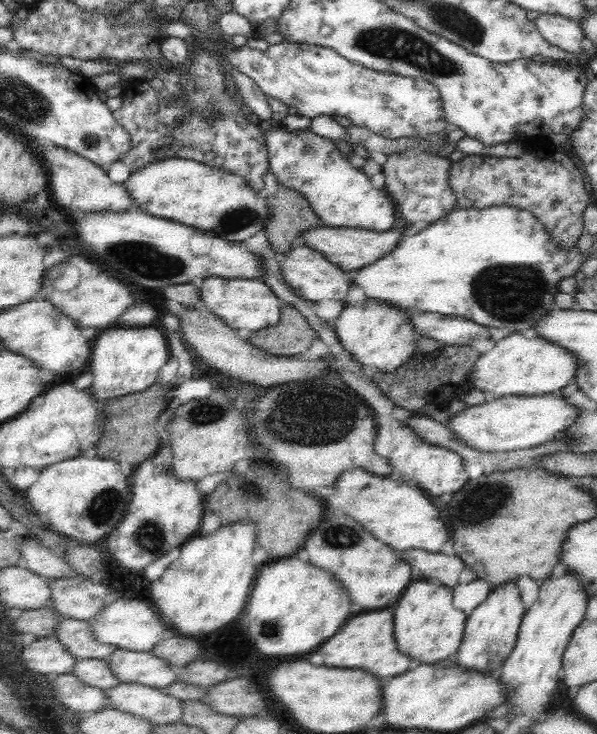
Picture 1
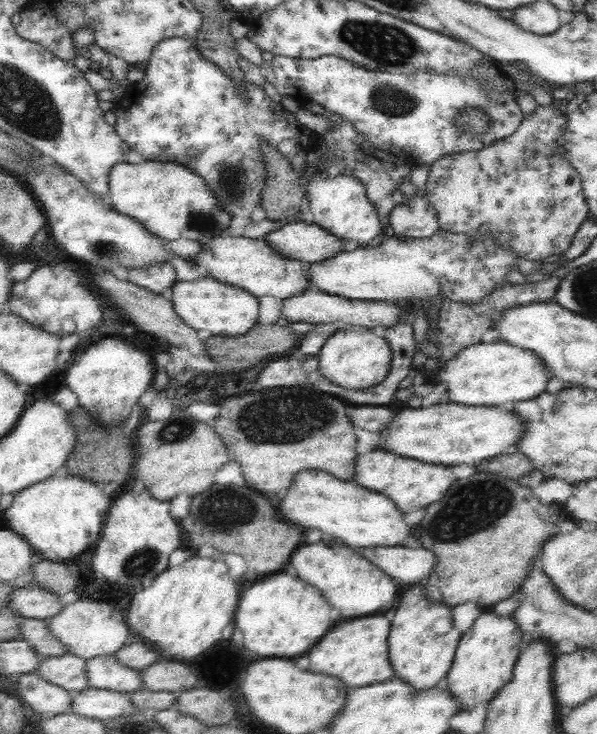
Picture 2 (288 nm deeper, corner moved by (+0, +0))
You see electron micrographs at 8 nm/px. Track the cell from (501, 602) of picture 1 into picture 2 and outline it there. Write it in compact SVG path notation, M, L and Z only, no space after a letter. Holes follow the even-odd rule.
M483 610L473 622L473 628L469 632L461 634L459 646L453 656L453 664L449 672L445 674L447 690L457 700L459 712L469 712L477 704L489 704L489 700L495 698L495 694L511 682L513 666L519 658L519 644L521 644L521 632L517 624L513 622L513 616L499 618L489 610Z

